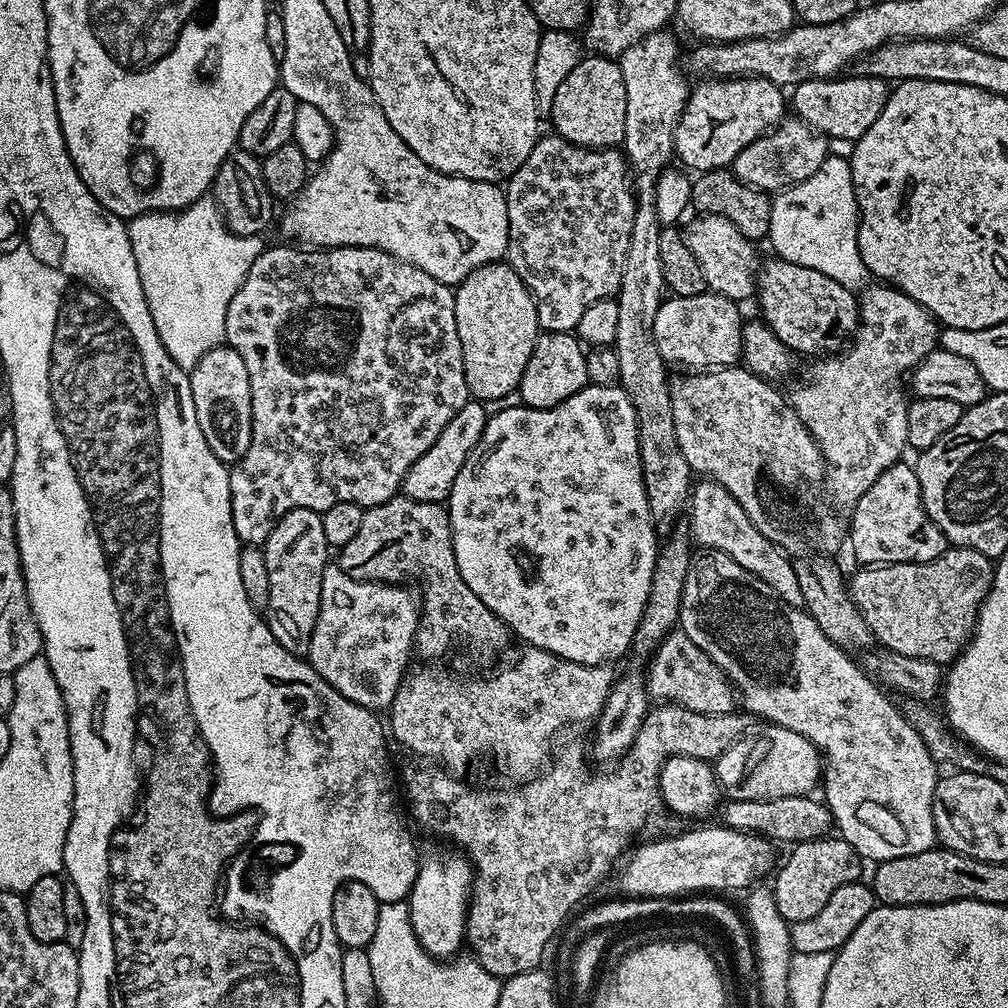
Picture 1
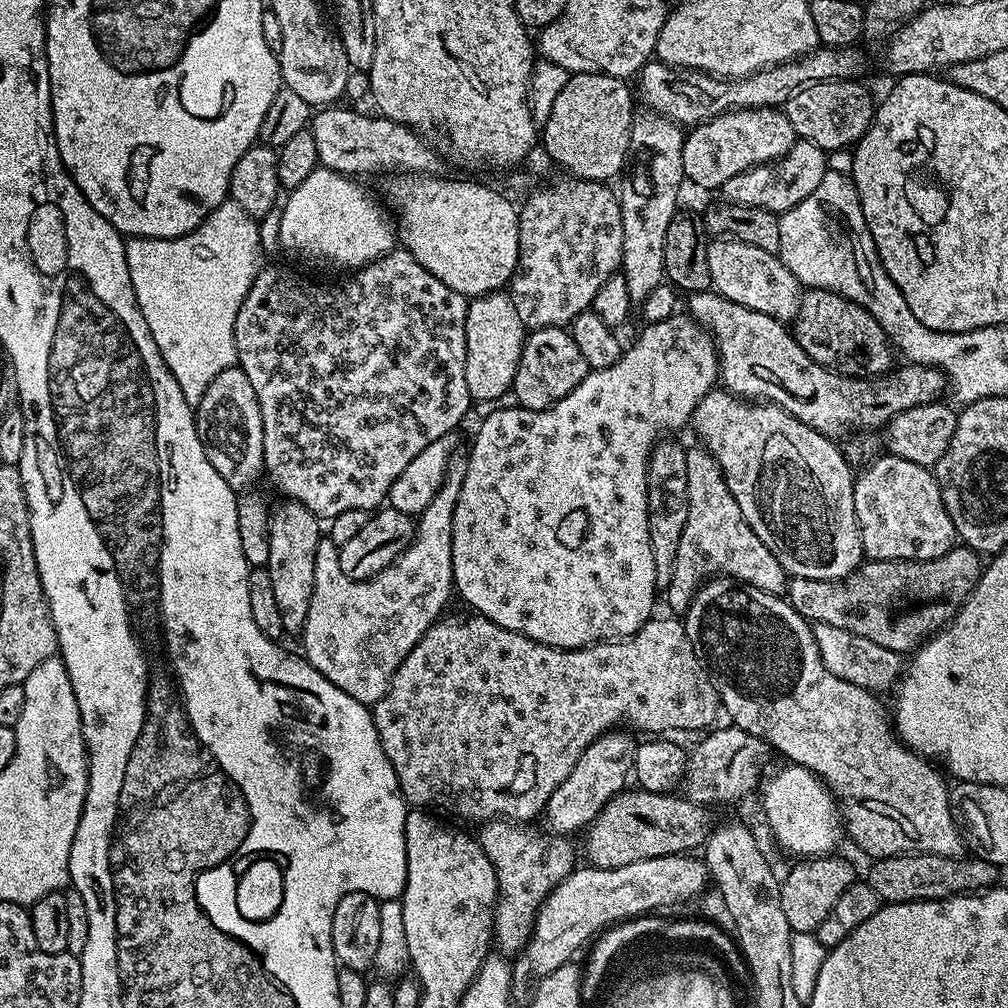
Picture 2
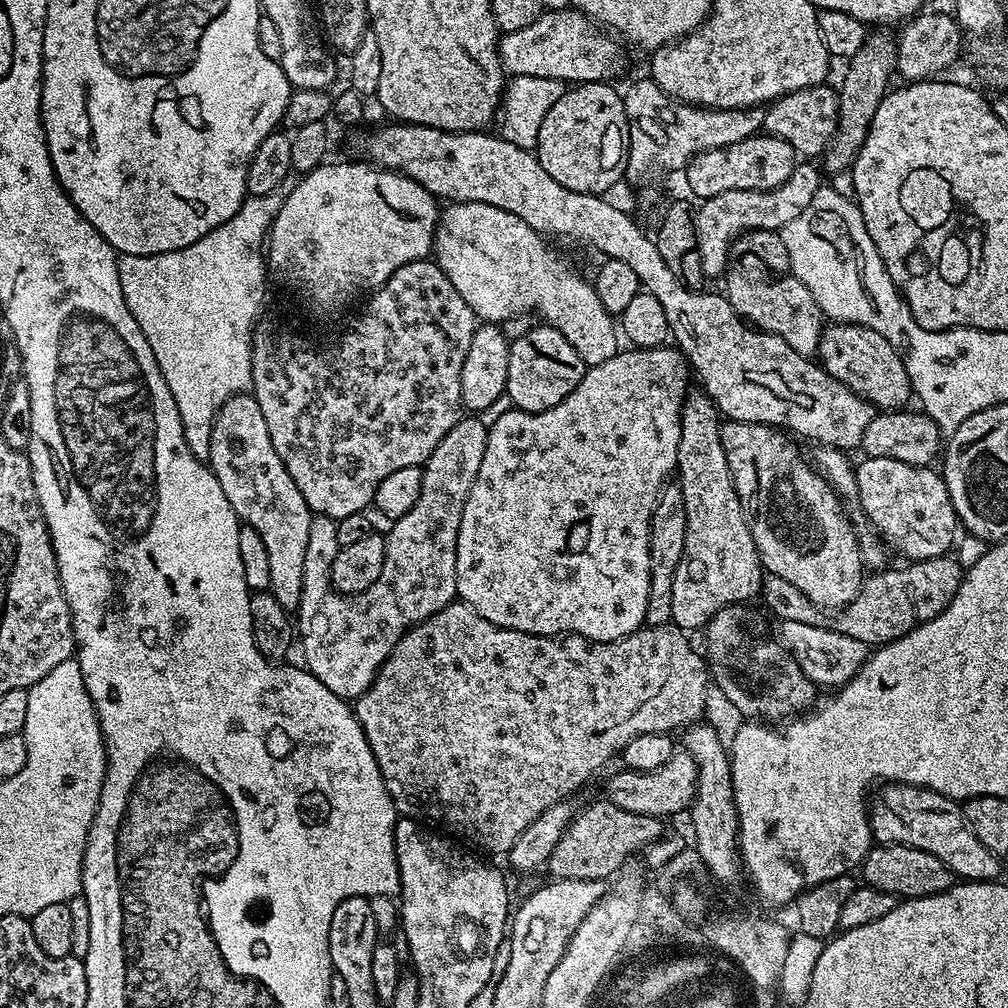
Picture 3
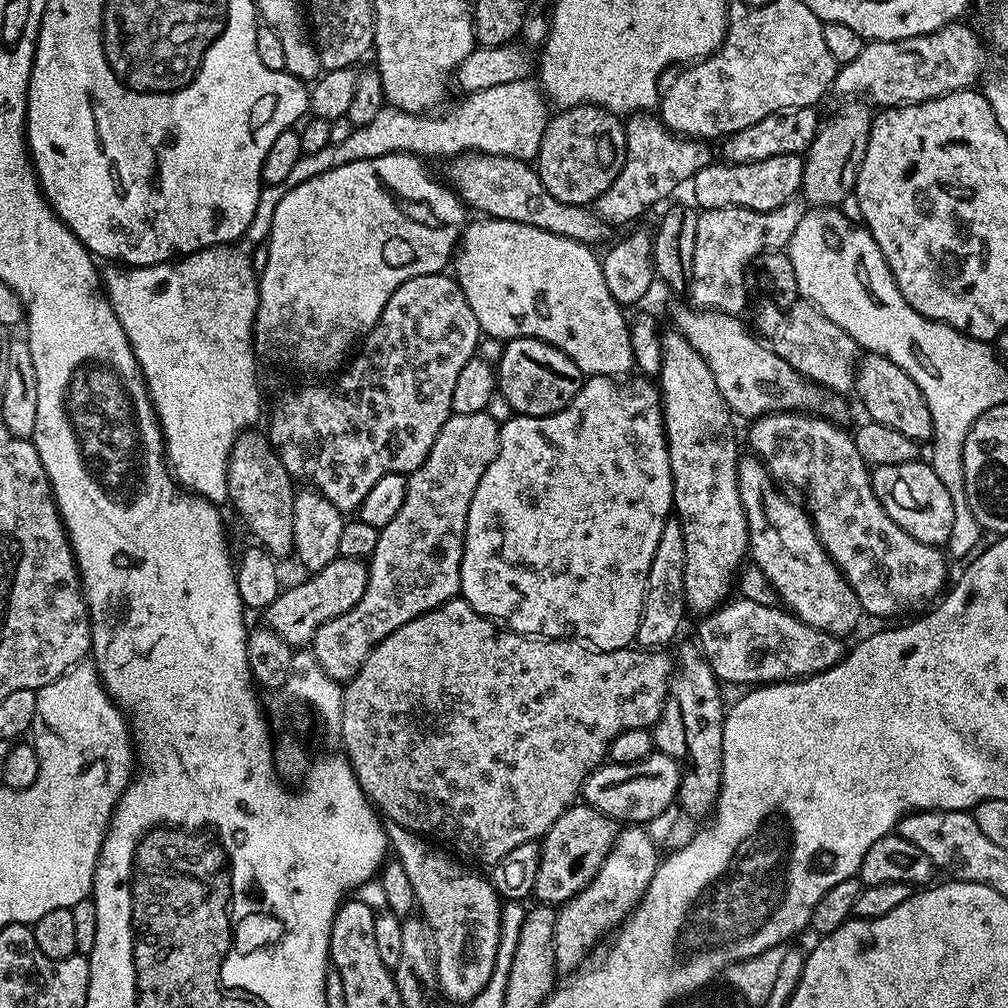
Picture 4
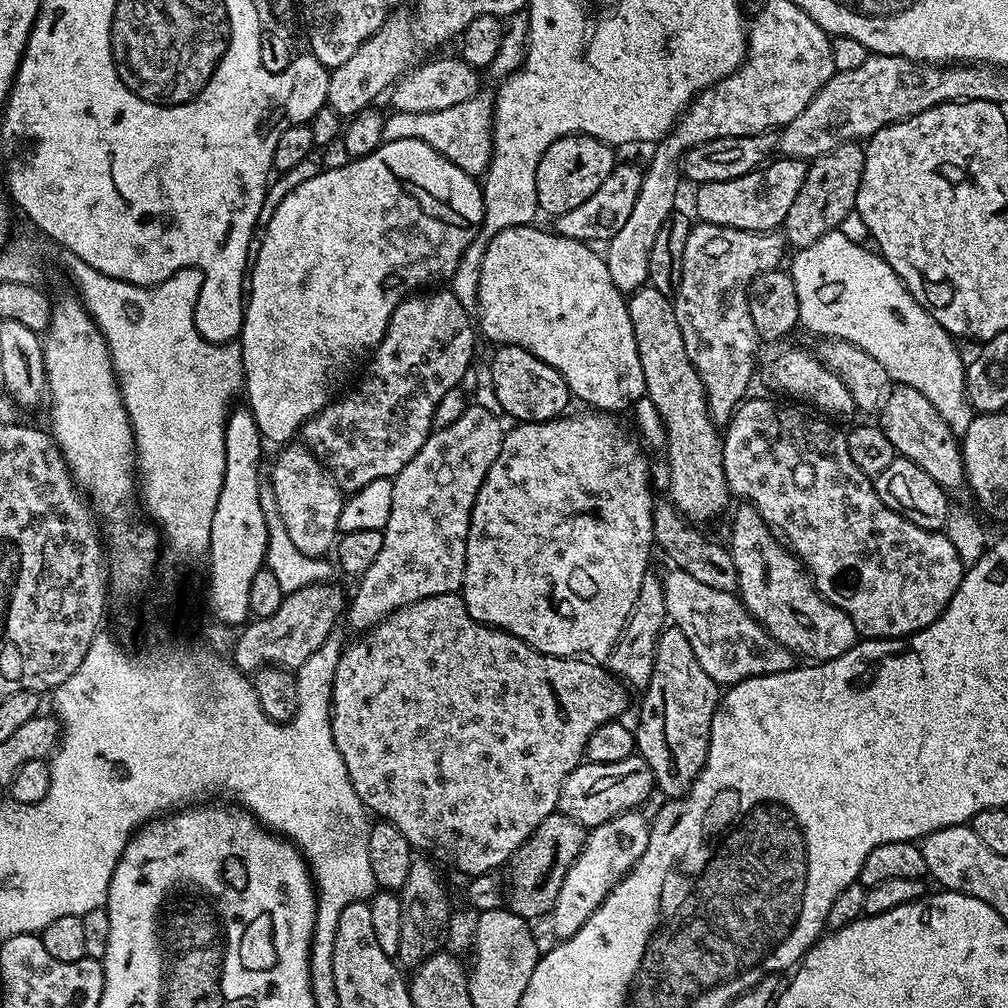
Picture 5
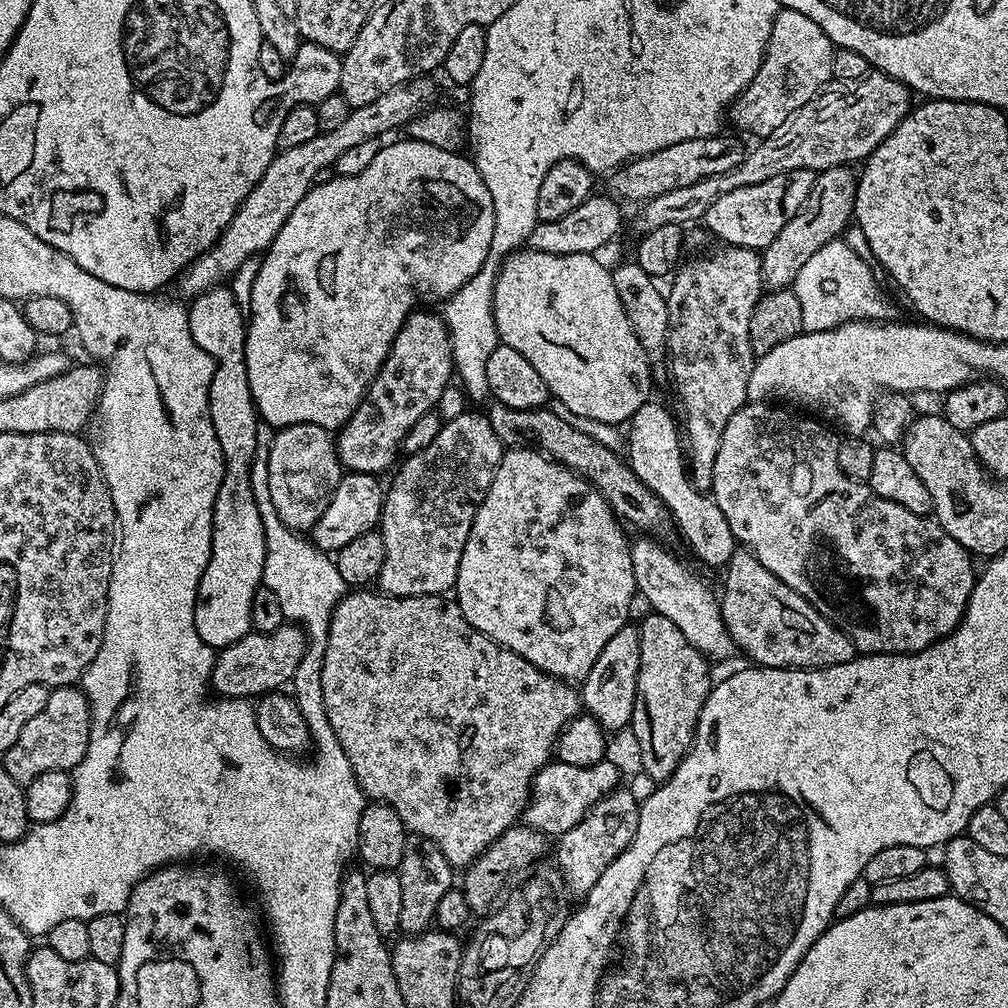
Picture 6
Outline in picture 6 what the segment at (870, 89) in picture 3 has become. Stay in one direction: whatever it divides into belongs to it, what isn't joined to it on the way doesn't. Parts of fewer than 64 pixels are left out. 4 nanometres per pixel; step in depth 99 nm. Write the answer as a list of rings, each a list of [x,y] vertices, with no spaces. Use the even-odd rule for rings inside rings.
[[[836,165],[816,172],[810,198],[806,198],[798,214],[794,214],[794,218],[790,218],[790,222],[782,226],[782,234],[778,234],[778,238],[774,238],[770,246],[762,249],[760,269],[765,289],[775,290],[795,285],[798,274],[802,271],[802,266],[806,266],[808,259],[818,254],[818,250],[822,250],[822,246],[826,246],[831,240],[845,235],[844,227],[848,220],[850,224],[856,211],[858,176],[855,171],[852,173],[852,170],[845,165]]]

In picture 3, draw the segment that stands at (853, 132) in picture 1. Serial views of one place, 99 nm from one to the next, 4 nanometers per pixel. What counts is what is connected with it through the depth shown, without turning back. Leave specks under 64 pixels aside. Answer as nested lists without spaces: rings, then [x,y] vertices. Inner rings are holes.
[[[827,83],[815,84],[812,88],[803,88],[772,101],[764,113],[763,131],[767,135],[790,142],[790,146],[801,157],[823,157],[835,137],[840,117],[840,98],[837,89],[828,87]]]

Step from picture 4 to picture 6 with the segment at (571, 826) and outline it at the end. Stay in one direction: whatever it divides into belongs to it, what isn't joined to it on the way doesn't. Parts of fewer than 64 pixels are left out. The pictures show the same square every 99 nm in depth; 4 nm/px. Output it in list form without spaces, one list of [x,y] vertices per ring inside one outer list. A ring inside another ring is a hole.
[[[520,822],[507,828],[473,864],[469,864],[467,868],[463,869],[464,883],[462,883],[462,889],[471,911],[476,914],[478,912],[480,912],[479,914],[487,913],[493,907],[491,904],[496,899],[499,901],[505,895],[504,883],[514,879],[515,876],[522,875],[521,877],[523,877],[529,870],[535,869],[543,861],[540,859],[547,852],[549,855],[550,840],[543,832],[539,832],[536,828],[529,828]]]

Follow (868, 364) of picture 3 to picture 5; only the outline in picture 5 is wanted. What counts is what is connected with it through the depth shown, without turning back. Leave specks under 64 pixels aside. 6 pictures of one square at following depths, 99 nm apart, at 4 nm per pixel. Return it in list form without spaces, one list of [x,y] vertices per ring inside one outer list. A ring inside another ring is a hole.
[[[905,384],[893,387],[886,406],[878,414],[878,424],[903,459],[913,460],[922,466],[922,470],[926,470],[926,474],[930,474],[930,478],[934,478],[934,482],[941,484],[945,490],[965,487],[961,441],[952,433],[942,414],[934,410],[930,398]]]

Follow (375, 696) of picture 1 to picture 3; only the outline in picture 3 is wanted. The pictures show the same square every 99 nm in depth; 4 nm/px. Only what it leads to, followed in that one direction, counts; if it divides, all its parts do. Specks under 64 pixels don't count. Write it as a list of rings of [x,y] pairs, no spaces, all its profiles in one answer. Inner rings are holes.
[[[461,418],[455,426],[453,426],[446,438],[442,438],[442,442],[438,442],[438,446],[430,454],[430,458],[424,461],[422,465],[422,491],[418,494],[418,502],[414,502],[414,506],[410,506],[408,513],[395,521],[391,525],[392,528],[386,532],[386,543],[384,545],[384,561],[382,562],[382,570],[369,583],[365,592],[356,592],[353,596],[345,596],[342,592],[337,592],[332,587],[332,563],[336,557],[336,521],[331,520],[328,516],[313,515],[310,522],[310,534],[307,535],[306,541],[306,559],[302,565],[302,598],[300,599],[300,607],[298,609],[298,644],[304,647],[304,660],[308,671],[314,674],[314,678],[318,678],[318,682],[322,682],[322,686],[326,686],[330,690],[334,690],[334,694],[344,697],[345,700],[352,702],[356,697],[361,696],[370,685],[374,682],[374,678],[378,674],[378,670],[386,662],[386,658],[394,650],[394,646],[401,638],[408,633],[408,629],[414,625],[420,624],[426,618],[430,618],[438,610],[442,610],[446,605],[453,603],[457,599],[456,595],[456,547],[458,546],[458,526],[462,522],[462,510],[466,506],[466,498],[470,498],[470,486],[474,486],[474,478],[478,478],[478,469],[482,466],[482,458],[486,455],[486,438],[488,437],[489,425],[484,424],[478,418]]]

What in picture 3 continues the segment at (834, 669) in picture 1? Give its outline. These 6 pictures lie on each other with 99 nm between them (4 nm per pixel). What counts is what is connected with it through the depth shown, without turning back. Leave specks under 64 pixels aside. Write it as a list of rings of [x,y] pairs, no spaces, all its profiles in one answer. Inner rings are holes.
[[[728,604],[718,610],[703,629],[708,639],[706,663],[711,679],[720,692],[744,715],[756,722],[784,722],[807,713],[817,703],[817,685],[797,666],[795,660],[779,643],[752,641],[748,631],[752,616],[744,604]],[[888,782],[879,789],[880,793],[870,800],[868,825],[872,828],[872,839],[877,845],[905,844],[918,850],[934,854],[961,881],[995,881],[1000,872],[1001,857],[995,856],[972,832],[965,820],[961,805],[948,796],[929,788],[913,784]]]

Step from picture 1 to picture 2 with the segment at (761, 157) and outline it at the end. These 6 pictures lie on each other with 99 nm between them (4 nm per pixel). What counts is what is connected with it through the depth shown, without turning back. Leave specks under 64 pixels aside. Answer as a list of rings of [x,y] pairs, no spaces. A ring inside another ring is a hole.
[[[797,139],[795,146],[782,158],[772,160],[768,164],[759,164],[742,174],[734,174],[734,178],[726,178],[726,182],[720,189],[719,195],[727,203],[741,204],[742,206],[754,206],[764,208],[767,212],[777,214],[788,212],[802,198],[810,198],[815,188],[822,183],[822,178],[830,171],[829,157],[823,148],[814,146],[808,140]]]

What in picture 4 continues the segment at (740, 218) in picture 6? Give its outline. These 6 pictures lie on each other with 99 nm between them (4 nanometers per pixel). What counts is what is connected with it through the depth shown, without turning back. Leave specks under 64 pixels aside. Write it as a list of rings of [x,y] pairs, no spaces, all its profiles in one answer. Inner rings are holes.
[[[778,154],[774,158],[762,158],[749,164],[725,164],[713,162],[698,170],[690,181],[695,207],[749,208],[769,212],[793,199],[800,192],[804,173],[804,157],[800,154]]]

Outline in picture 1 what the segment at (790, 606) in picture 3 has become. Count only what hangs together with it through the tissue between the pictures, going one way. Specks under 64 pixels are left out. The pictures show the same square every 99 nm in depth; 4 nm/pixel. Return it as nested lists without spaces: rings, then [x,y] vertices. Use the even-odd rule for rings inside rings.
[[[949,547],[941,556],[934,558],[925,564],[878,564],[875,566],[860,566],[855,569],[857,572],[850,576],[850,595],[852,601],[858,606],[862,618],[866,618],[866,626],[870,626],[875,643],[881,649],[898,654],[906,654],[910,658],[926,658],[930,662],[941,666],[951,665],[964,650],[964,645],[972,638],[972,633],[976,630],[976,620],[980,617],[980,608],[984,604],[986,594],[992,585],[992,574],[994,564],[987,556],[983,556],[978,550],[971,548]]]

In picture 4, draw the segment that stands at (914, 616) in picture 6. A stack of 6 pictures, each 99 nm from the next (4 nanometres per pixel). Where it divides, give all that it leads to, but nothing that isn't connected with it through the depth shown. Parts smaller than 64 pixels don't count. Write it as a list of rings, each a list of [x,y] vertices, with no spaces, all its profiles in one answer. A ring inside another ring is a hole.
[[[771,412],[765,416],[755,417],[751,421],[751,424],[752,429],[748,432],[748,444],[753,449],[749,449],[754,453],[756,459],[768,469],[768,474],[772,477],[773,481],[779,482],[781,485],[789,484],[794,491],[801,492],[804,495],[805,501],[803,500],[803,503],[812,517],[812,524],[816,528],[816,533],[822,542],[825,552],[840,567],[840,572],[844,575],[844,580],[852,587],[861,609],[867,615],[869,612],[872,616],[900,616],[903,612],[914,611],[919,604],[924,604],[927,600],[933,599],[932,601],[935,601],[945,591],[946,585],[949,583],[947,564],[949,561],[946,559],[945,553],[937,545],[923,544],[914,538],[910,538],[910,534],[906,534],[906,530],[902,530],[902,526],[898,526],[898,522],[894,522],[890,518],[890,514],[886,514],[886,510],[882,510],[882,502],[878,502],[878,498],[872,489],[869,465],[865,464],[862,454],[858,454],[858,446],[851,431],[843,432],[840,429],[841,425],[839,423],[833,422],[819,414],[805,414],[803,412]]]

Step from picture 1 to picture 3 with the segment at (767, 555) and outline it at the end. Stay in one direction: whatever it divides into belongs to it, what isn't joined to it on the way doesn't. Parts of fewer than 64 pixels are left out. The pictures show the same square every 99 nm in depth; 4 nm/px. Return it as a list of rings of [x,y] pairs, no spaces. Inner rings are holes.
[[[703,390],[689,391],[684,398],[684,409],[680,415],[680,441],[676,472],[686,498],[686,546],[682,546],[682,562],[674,574],[674,591],[672,594],[671,623],[683,628],[685,633],[703,629],[708,619],[728,604],[744,604],[751,596],[759,597],[764,587],[764,565],[760,563],[760,552],[752,537],[752,528],[740,503],[734,478],[730,474],[730,462],[726,462],[726,450],[722,450],[720,426],[722,417],[715,404]]]

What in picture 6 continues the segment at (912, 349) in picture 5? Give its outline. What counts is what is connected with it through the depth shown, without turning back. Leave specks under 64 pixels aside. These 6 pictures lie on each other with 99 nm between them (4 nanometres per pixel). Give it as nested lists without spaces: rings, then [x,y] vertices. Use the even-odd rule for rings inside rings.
[[[837,238],[822,246],[822,250],[811,256],[798,274],[794,291],[802,306],[802,329],[805,332],[830,330],[840,324],[848,324],[851,320],[884,322],[891,317],[888,315],[892,312],[892,304],[884,297],[872,273],[873,265],[867,259],[864,261],[844,242]]]

